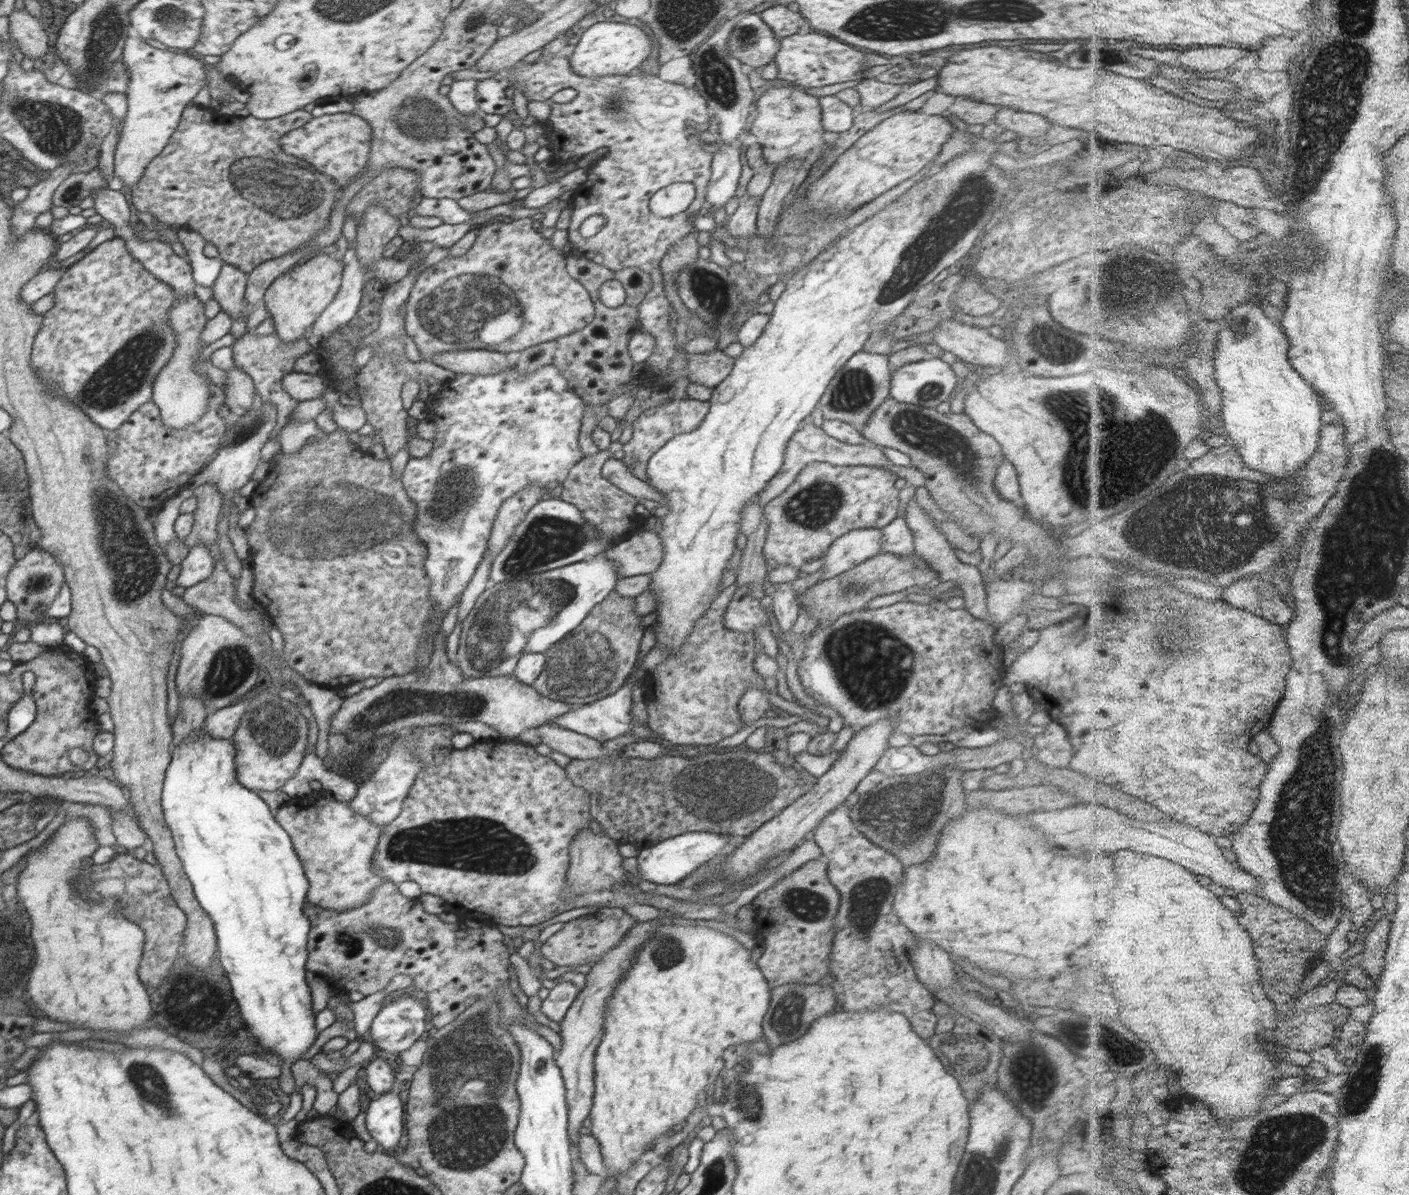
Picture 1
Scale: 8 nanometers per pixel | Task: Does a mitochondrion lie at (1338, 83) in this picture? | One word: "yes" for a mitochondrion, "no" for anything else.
yes

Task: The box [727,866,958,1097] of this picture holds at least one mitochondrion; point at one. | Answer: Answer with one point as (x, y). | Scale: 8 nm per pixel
(867, 898)

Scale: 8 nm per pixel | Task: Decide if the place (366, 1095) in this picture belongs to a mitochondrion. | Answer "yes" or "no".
no

